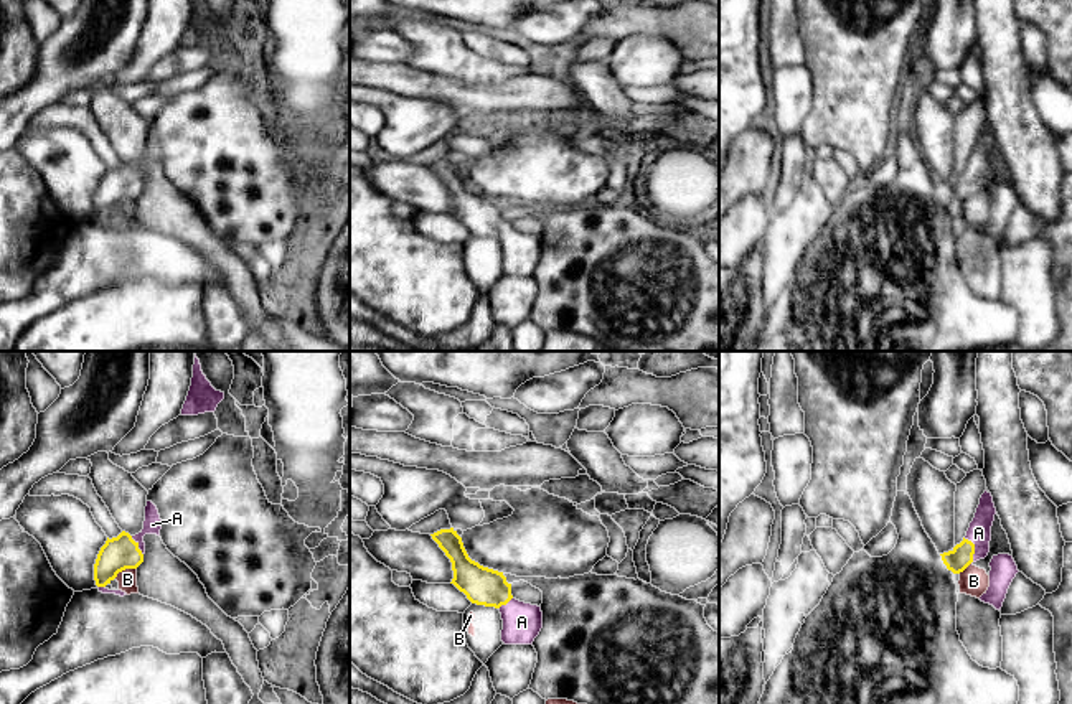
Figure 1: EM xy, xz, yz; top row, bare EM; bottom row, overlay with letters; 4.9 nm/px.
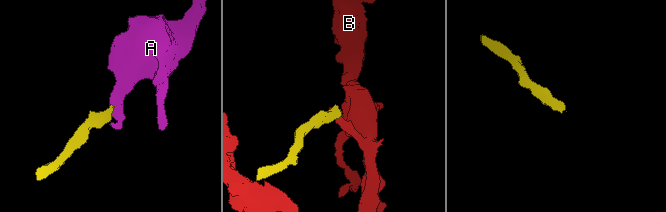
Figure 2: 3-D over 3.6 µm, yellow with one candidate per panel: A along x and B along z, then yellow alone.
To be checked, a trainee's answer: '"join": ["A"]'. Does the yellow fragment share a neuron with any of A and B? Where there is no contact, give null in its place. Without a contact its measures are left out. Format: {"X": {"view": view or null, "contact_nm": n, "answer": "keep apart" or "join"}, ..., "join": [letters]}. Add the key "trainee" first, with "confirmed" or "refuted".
{"trainee": "confirmed", "A": {"view": "yz", "contact_nm": 130, "answer": "join"}, "B": {"view": "xy", "contact_nm": 120, "answer": "keep apart"}, "join": ["A"]}

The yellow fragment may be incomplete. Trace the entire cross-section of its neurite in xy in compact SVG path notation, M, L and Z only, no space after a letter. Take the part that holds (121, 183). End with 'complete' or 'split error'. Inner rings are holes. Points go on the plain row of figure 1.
M147 132L143 160L139 165L130 167L129 163L122 162L117 168L107 168L94 195L94 211L99 223L115 224L120 228L127 226L122 221L109 221L106 216L110 214L119 203L125 199L137 199L143 193L143 167L160 167L160 160L162 150L158 140L152 132Z | split error

